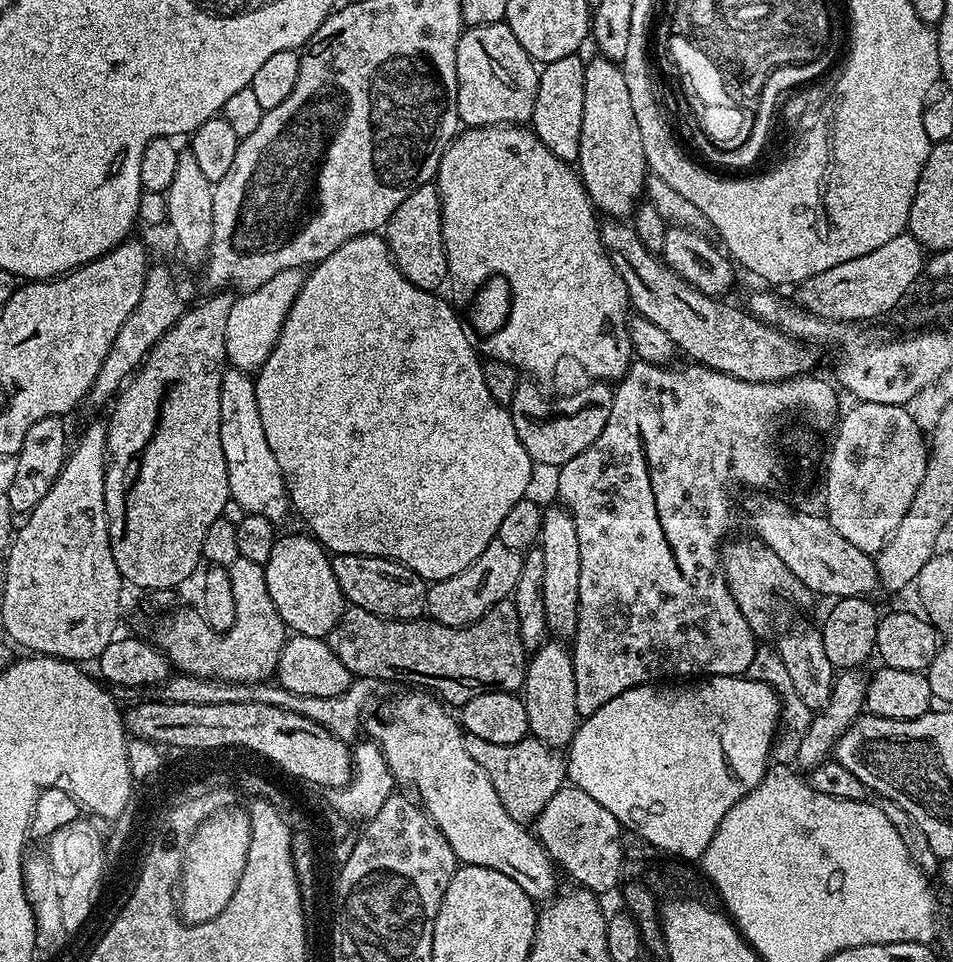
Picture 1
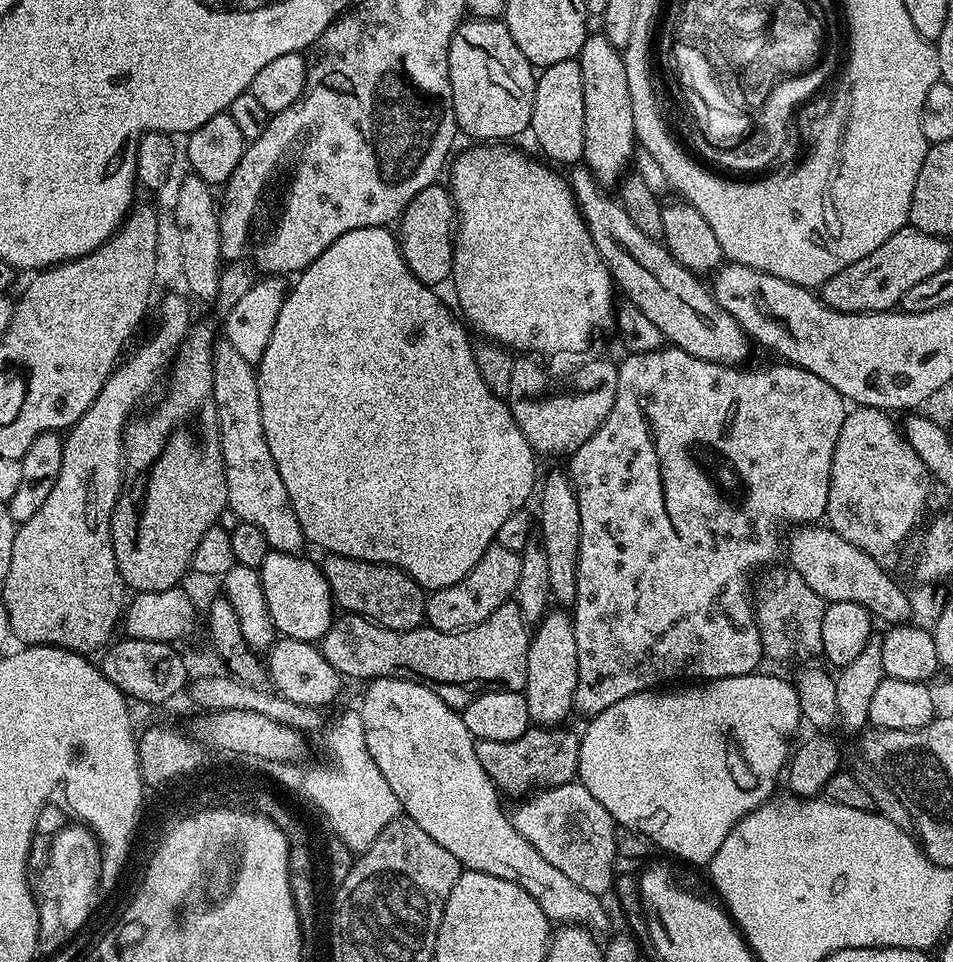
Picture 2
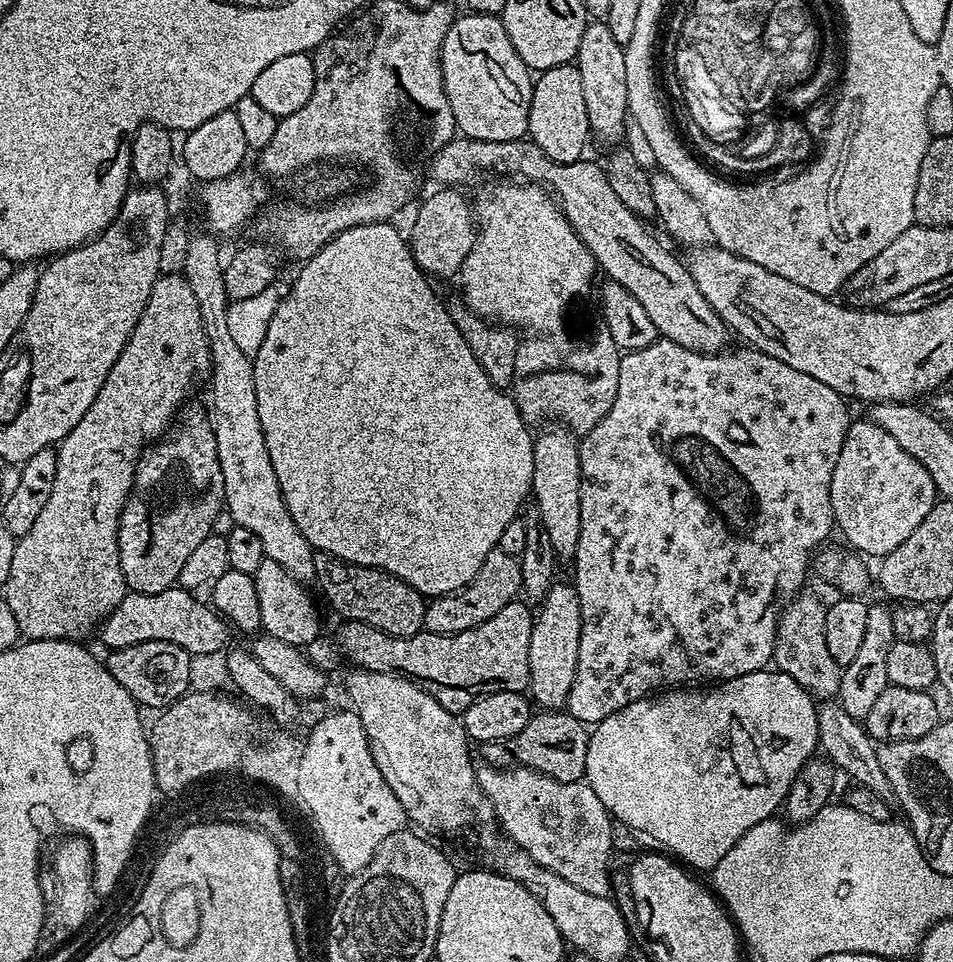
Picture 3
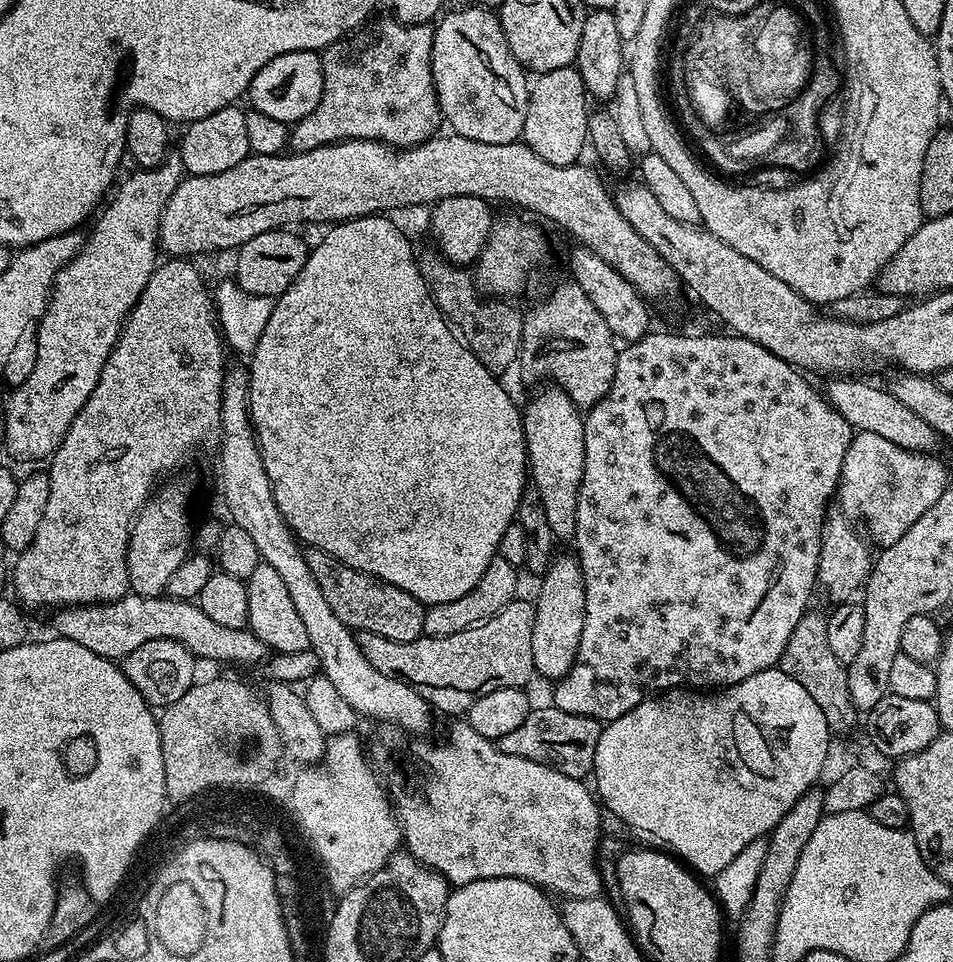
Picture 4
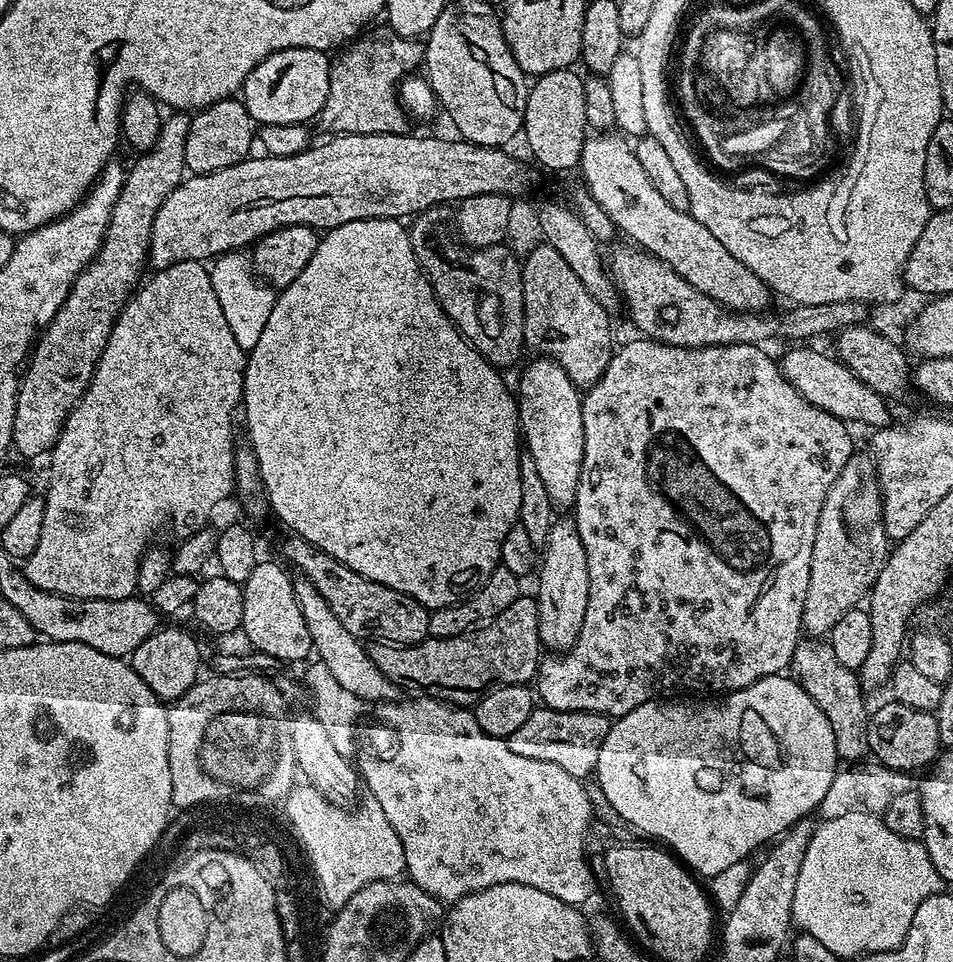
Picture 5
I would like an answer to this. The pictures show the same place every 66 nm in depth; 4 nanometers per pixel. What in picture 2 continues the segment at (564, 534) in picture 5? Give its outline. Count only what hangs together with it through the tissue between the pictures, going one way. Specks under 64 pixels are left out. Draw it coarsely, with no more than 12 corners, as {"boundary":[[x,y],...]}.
{"boundary":[[552,610],[528,641],[525,696],[536,726],[573,715],[578,642]]}

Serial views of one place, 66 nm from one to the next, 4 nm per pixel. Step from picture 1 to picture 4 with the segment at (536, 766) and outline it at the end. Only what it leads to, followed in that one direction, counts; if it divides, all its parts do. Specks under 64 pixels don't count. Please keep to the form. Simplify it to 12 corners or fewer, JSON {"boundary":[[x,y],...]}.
{"boundary":[[533,707],[498,741],[575,780],[594,766],[601,721]]}

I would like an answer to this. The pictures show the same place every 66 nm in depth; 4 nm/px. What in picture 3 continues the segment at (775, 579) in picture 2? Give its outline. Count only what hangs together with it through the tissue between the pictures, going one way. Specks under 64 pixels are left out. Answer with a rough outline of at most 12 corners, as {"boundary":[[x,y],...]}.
{"boundary":[[825,601],[782,608],[771,663],[813,698],[840,695]]}

